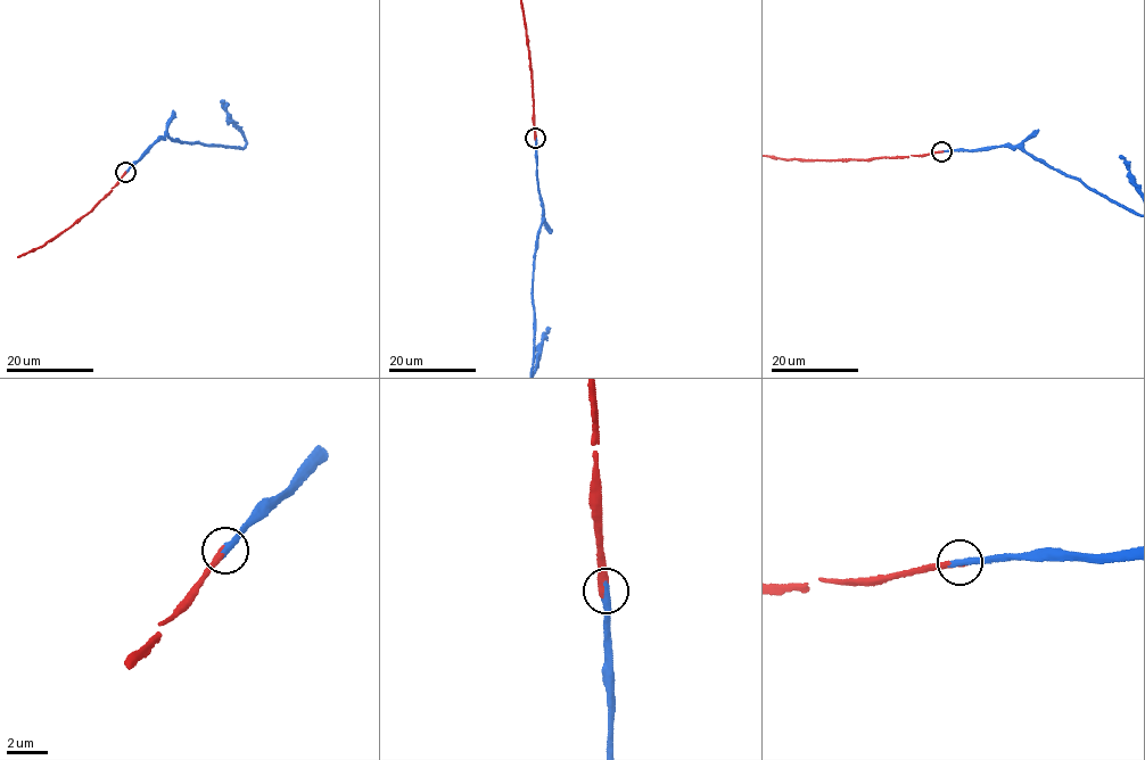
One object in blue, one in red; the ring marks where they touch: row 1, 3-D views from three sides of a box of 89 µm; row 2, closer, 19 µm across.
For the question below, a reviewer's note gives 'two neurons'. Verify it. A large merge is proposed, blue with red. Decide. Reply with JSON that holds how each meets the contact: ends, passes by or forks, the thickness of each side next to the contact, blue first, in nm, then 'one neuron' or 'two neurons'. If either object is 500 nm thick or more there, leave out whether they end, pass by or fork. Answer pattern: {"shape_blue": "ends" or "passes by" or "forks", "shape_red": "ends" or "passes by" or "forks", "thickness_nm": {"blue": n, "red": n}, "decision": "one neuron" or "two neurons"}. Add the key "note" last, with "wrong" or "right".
{"shape_blue": "ends", "shape_red": "ends", "thickness_nm": {"blue": 360, "red": 360}, "decision": "one neuron", "note": "wrong"}

